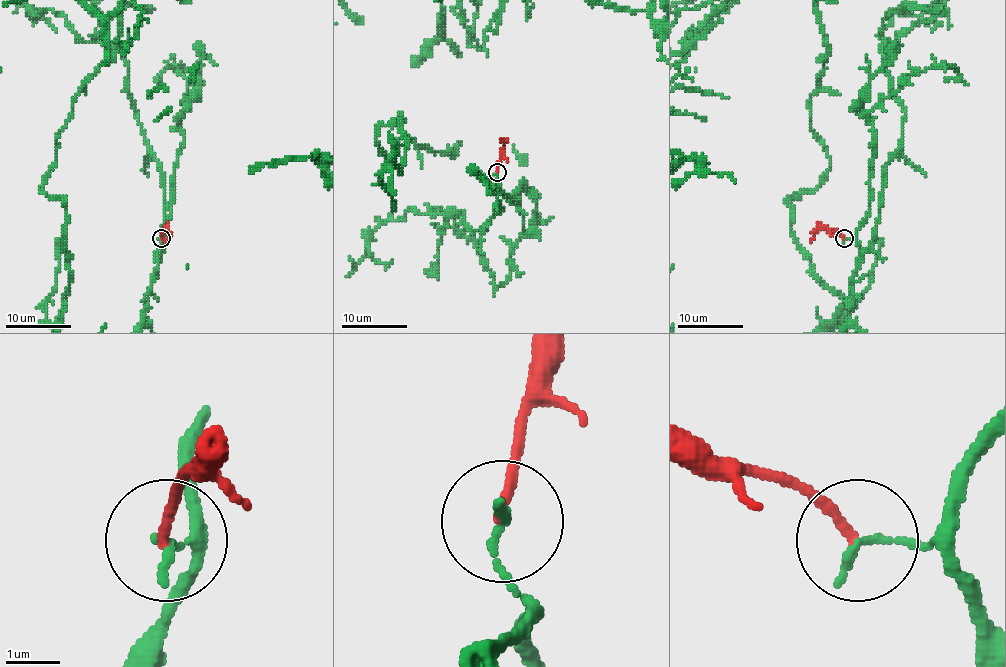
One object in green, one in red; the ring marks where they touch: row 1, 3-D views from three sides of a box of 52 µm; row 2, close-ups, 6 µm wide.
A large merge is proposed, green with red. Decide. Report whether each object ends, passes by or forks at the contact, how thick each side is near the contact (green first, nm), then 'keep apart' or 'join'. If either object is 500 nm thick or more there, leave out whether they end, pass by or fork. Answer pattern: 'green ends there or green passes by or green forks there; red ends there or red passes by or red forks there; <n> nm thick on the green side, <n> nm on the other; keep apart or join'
green ends there; red ends there; 160 nm thick on the green side, 170 nm on the other; keep apart

